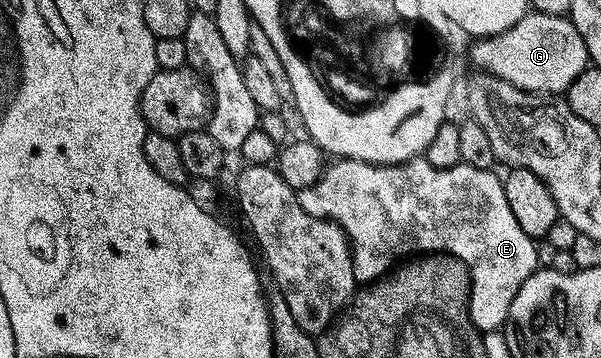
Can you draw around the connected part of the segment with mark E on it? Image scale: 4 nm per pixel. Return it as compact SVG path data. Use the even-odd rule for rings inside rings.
M423 156L413 157L397 165L372 165L369 161L336 159L321 172L320 178L297 192L302 211L310 211L315 217L325 217L342 226L352 246L352 266L357 282L376 281L397 263L413 255L448 253L460 257L469 268L477 286L488 285L488 289L473 292L469 303L469 317L480 331L503 330L510 315L510 303L514 295L526 283L526 279L538 268L538 245L514 219L510 203L506 203L503 180L495 177L492 169L479 169L463 163L439 169Z

